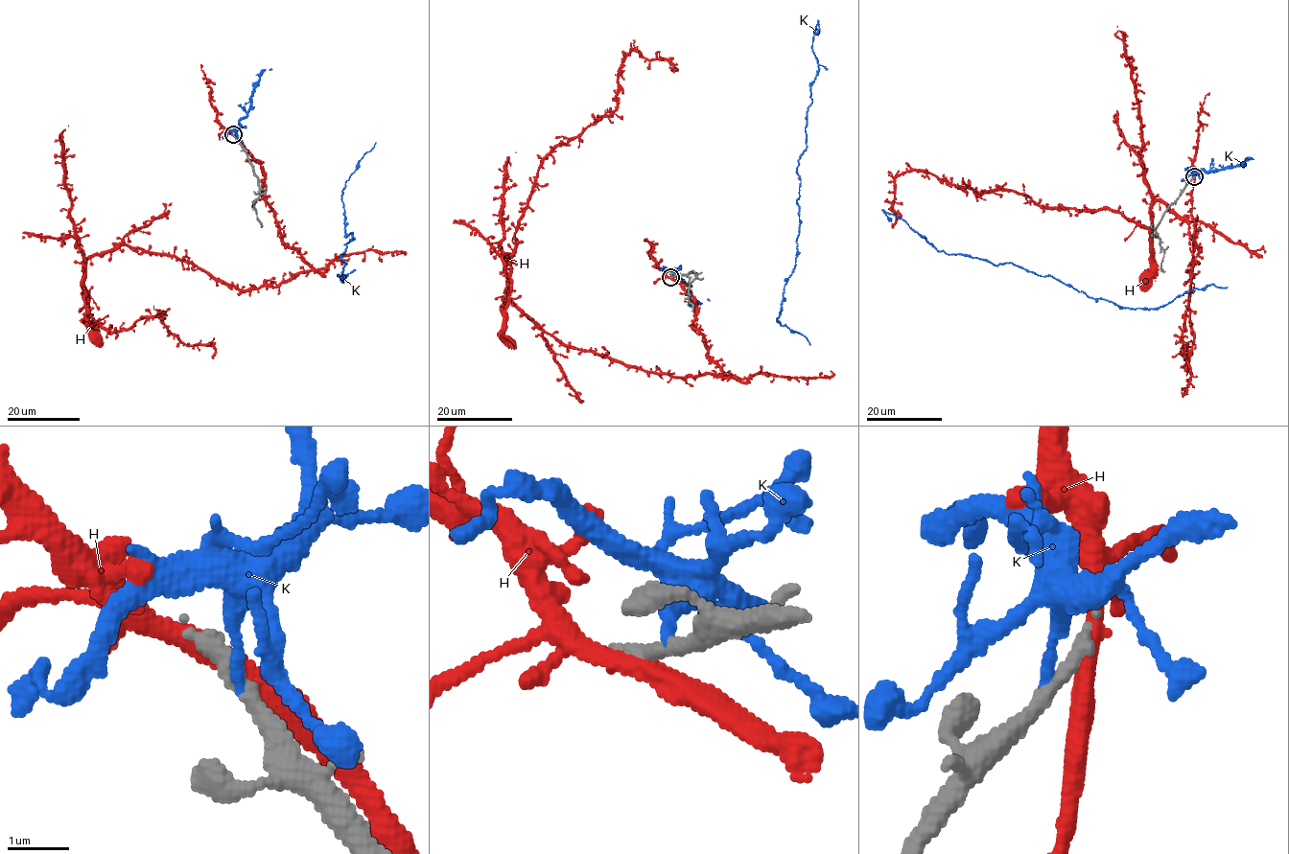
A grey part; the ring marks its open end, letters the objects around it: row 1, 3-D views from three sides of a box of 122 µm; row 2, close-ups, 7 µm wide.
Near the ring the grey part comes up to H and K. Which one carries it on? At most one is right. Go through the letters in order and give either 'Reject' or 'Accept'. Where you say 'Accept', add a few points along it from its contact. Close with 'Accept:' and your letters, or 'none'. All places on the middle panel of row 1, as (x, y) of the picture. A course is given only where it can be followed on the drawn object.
H: Reject
K: Reject
Accept: none

